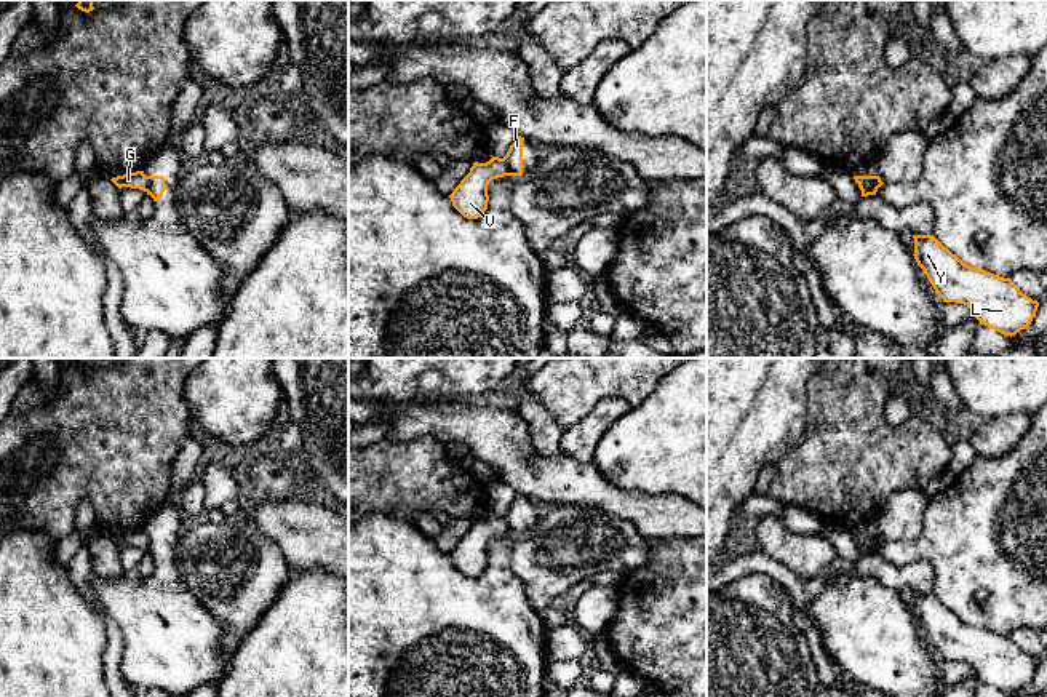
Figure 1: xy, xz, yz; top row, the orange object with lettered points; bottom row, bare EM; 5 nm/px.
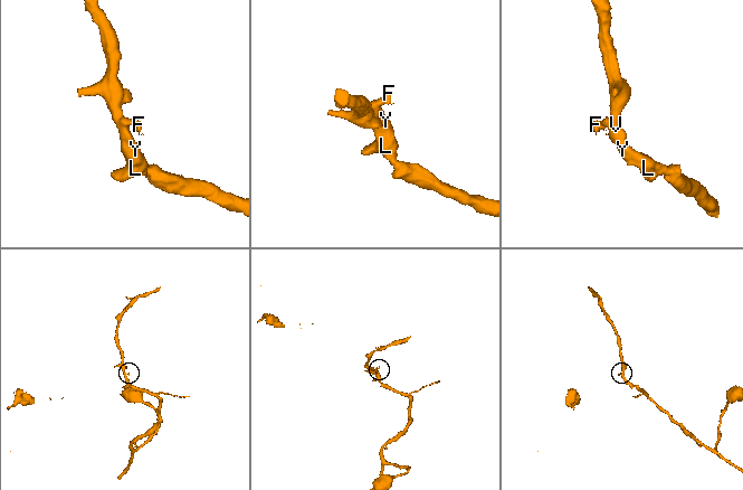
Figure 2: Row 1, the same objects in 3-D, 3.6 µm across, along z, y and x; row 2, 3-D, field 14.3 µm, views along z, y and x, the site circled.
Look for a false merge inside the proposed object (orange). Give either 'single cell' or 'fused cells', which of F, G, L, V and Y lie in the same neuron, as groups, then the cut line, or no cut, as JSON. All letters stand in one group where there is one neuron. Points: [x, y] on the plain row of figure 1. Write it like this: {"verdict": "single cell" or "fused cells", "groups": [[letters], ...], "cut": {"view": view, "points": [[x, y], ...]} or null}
{"verdict": "fused cells", "groups": [["F"], ["G", "L", "V", "Y"]], "cut": {"view": "xz", "points": [[502, 517], [510, 533]]}}

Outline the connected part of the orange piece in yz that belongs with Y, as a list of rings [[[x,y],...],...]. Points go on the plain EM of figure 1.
[[[913,593],[914,617],[943,660],[967,663],[980,683],[1015,694],[1036,675],[1039,660],[1010,638],[964,622],[934,593]]]

